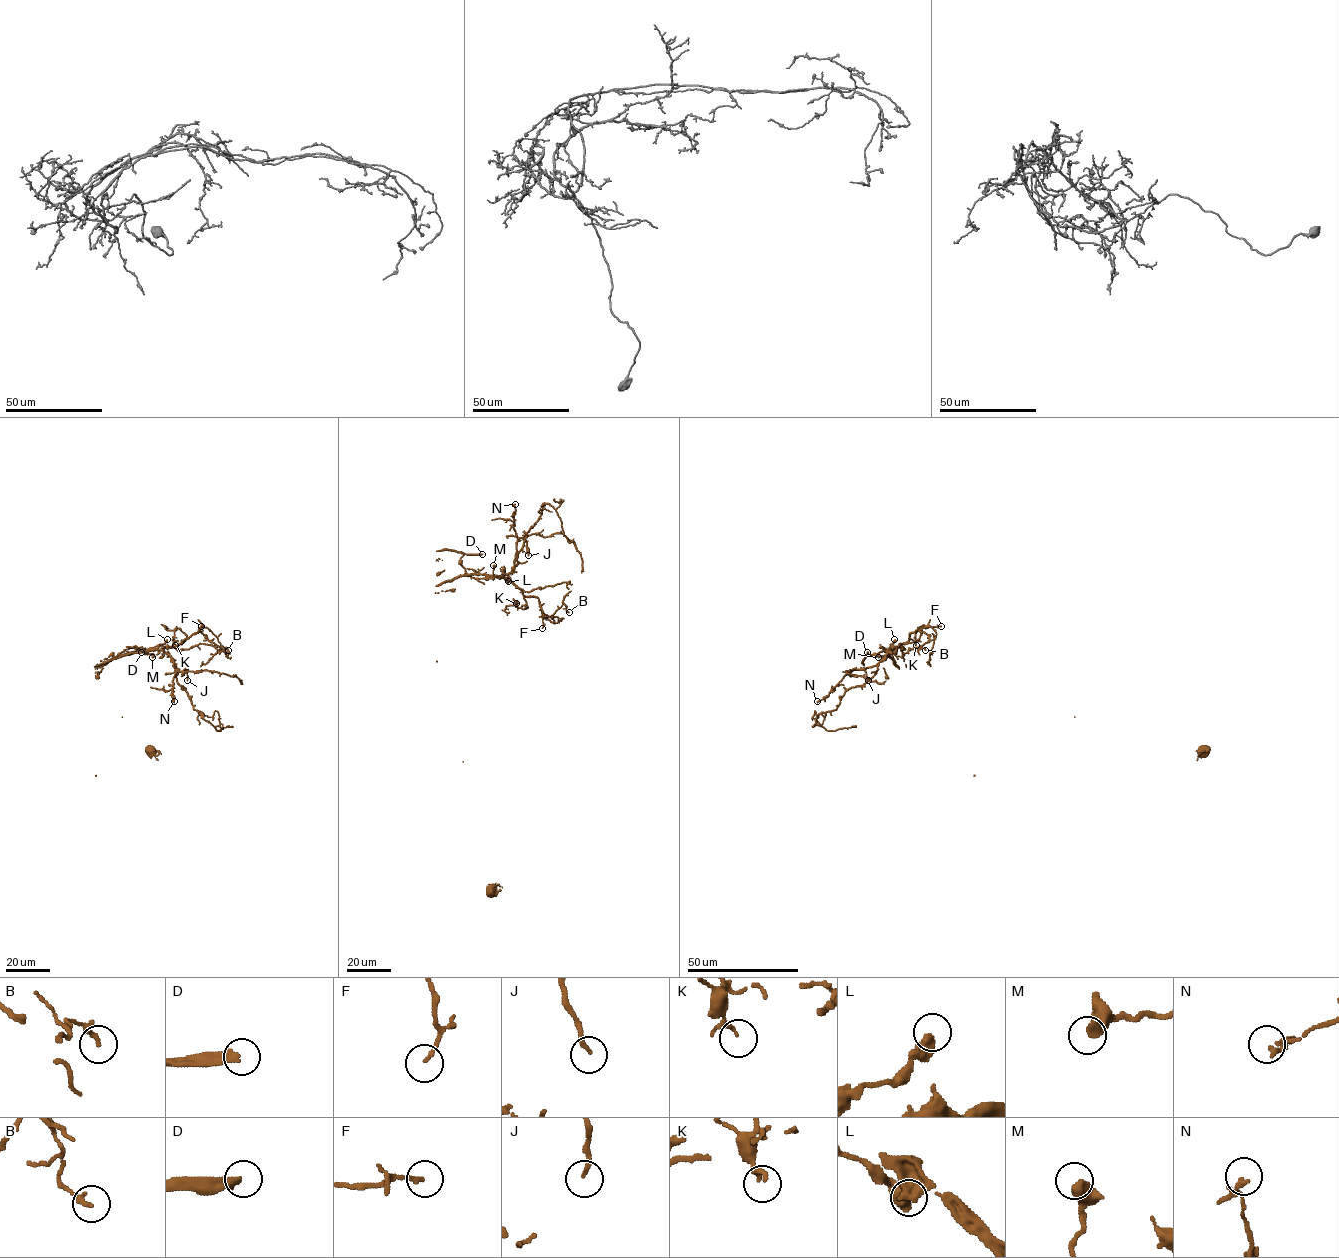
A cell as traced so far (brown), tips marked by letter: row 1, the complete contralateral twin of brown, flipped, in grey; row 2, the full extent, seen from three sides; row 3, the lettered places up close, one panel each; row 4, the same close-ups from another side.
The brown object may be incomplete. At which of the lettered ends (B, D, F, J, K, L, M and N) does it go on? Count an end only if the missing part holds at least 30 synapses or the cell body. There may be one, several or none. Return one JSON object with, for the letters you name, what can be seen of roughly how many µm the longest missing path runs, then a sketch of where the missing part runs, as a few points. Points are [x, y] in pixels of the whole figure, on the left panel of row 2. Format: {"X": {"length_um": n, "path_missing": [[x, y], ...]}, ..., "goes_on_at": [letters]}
{"D": {"length_um": 250}, "goes_on_at": ["D"]}

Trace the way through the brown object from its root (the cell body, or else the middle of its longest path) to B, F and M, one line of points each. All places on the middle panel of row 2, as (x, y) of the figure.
B: (491, 890), (463, 761), (542, 618), (561, 620), (551, 622), (540, 607), (550, 616), (562, 602), (569, 612)
F: (491, 890), (463, 761), (542, 618), (561, 619), (553, 623), (543, 618), (542, 628)
M: (491, 890), (463, 761), (542, 618), (561, 620), (546, 619), (538, 599), (510, 581), (487, 577), (493, 565)

